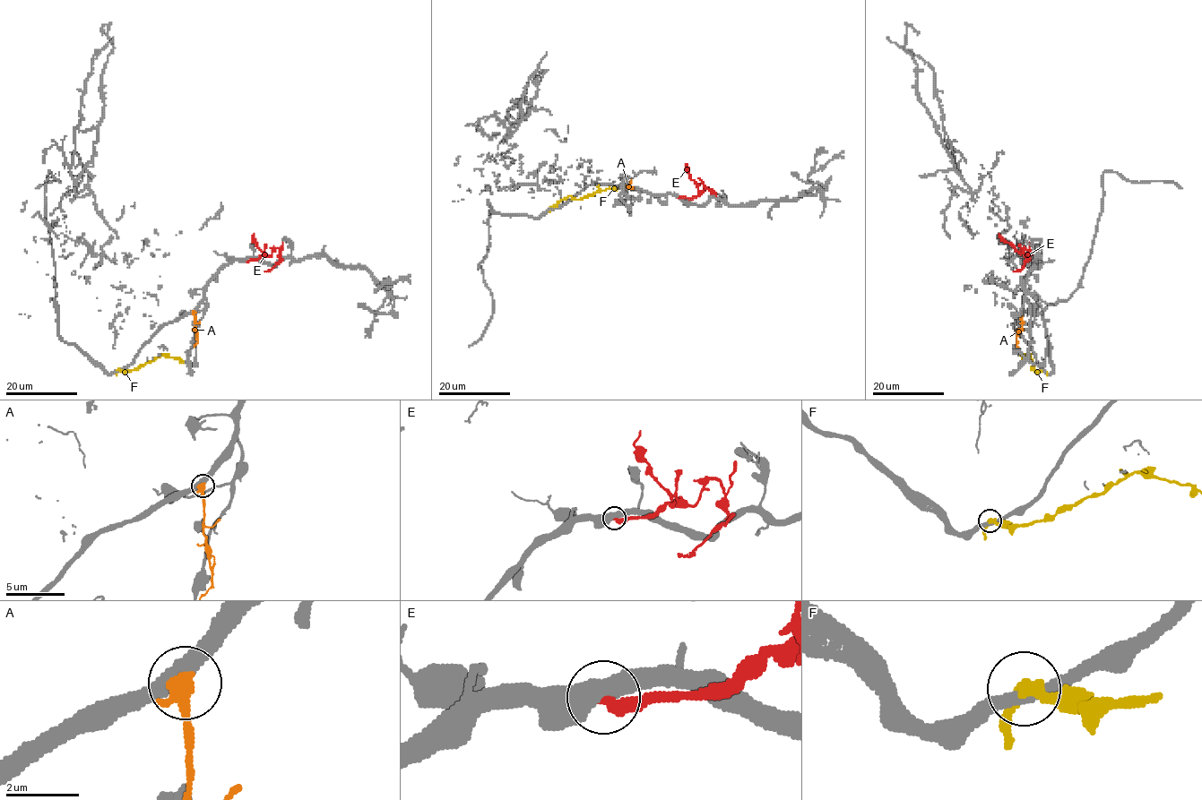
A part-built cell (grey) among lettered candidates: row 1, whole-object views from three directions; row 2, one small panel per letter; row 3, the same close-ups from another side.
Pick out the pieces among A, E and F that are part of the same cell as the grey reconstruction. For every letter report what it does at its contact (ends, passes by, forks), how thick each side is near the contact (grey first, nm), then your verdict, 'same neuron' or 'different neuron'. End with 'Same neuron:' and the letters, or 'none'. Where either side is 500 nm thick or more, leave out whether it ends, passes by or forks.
A: it ends | 440/480 nm | different neuron
E: 500/360 nm | different neuron
F: it passes by | 360/320 nm | different neuron
Same neuron: none

